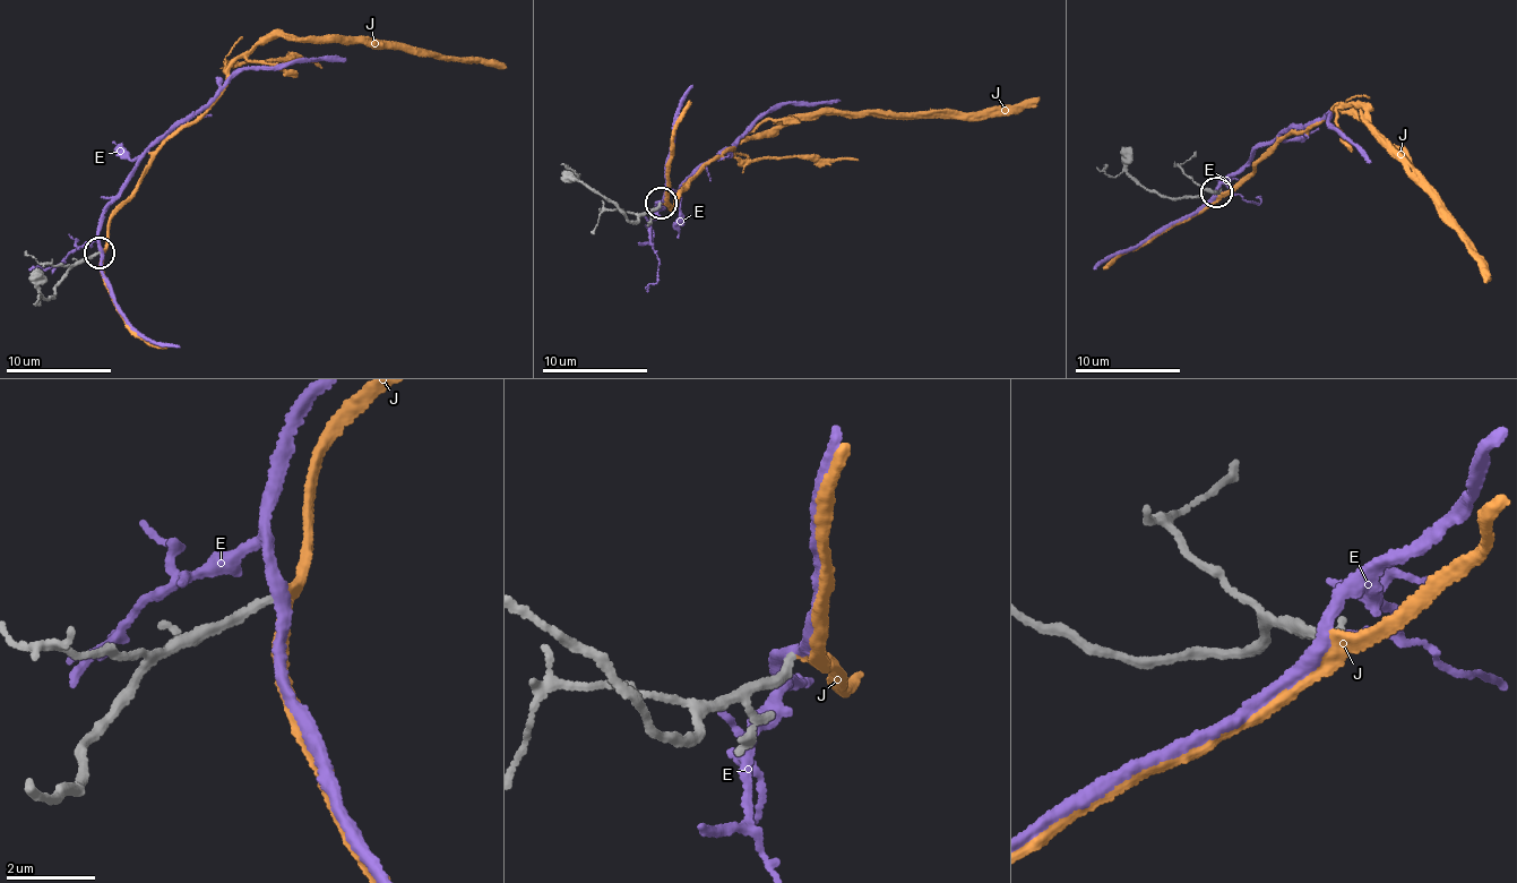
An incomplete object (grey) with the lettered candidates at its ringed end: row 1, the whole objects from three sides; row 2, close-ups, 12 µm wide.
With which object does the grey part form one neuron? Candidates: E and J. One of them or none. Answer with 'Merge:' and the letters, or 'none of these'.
Merge: J

